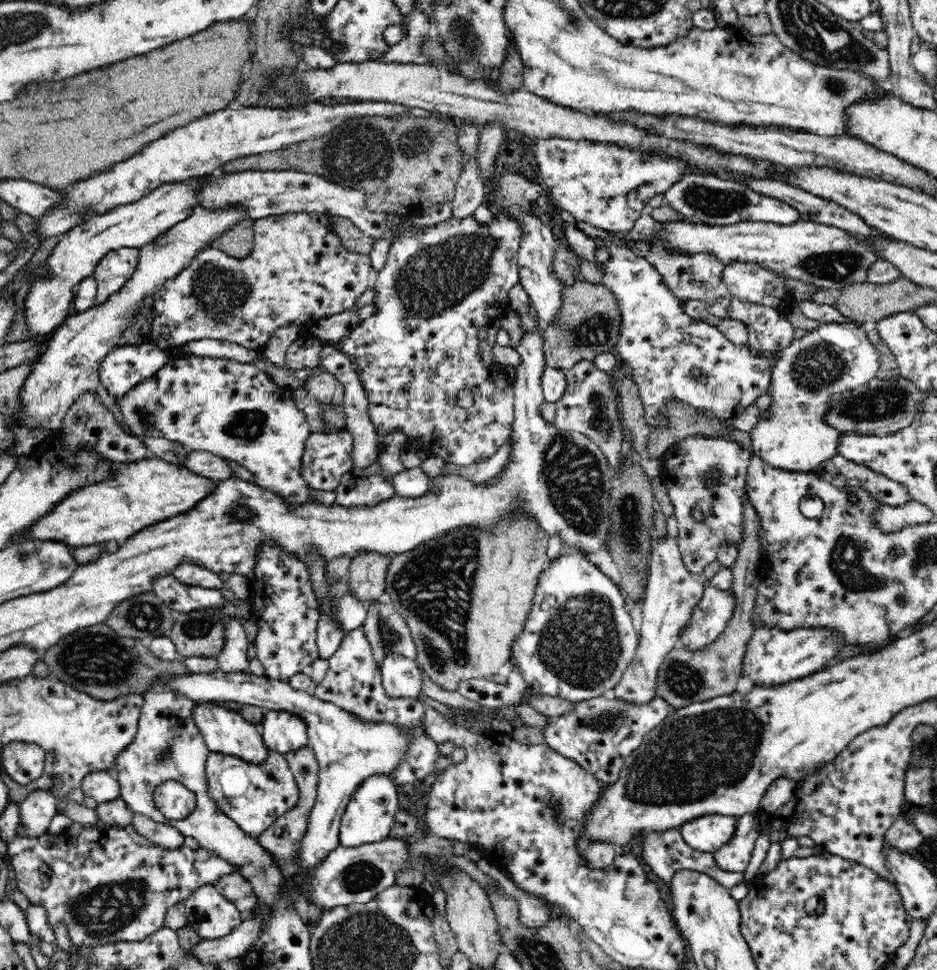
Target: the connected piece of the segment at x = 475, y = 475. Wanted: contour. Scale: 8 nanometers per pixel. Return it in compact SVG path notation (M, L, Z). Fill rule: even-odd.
M508 439L504 446L500 447L494 456L480 464L470 464L468 466L459 466L458 464L446 463L444 475L458 475L470 482L482 483L492 479L507 464L511 456L511 447L513 442Z

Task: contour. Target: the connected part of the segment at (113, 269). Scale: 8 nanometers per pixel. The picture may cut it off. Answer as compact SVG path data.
M119 248L108 252L93 268L93 278L97 282L96 304L104 304L114 292L130 280L139 264L139 248Z

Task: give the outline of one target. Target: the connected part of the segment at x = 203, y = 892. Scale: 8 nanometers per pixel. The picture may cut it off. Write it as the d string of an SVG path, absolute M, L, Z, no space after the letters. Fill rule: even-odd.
M207 884L197 888L185 900L185 907L188 910L187 927L192 928L193 932L196 932L202 940L226 937L243 922L244 915L215 889L215 885Z

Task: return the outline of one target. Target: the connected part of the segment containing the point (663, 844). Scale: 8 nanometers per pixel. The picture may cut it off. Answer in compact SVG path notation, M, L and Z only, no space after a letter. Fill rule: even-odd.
M672 828L665 832L650 832L646 836L642 836L642 857L648 863L652 872L660 879L660 883L664 883L665 890L668 890L668 884L671 883L671 876L680 868L692 868L696 871L706 872L708 875L718 880L718 883L724 887L732 888L734 885L744 881L744 871L730 872L720 869L716 865L716 859L713 852L700 852L698 849L692 848L686 841L679 829Z

